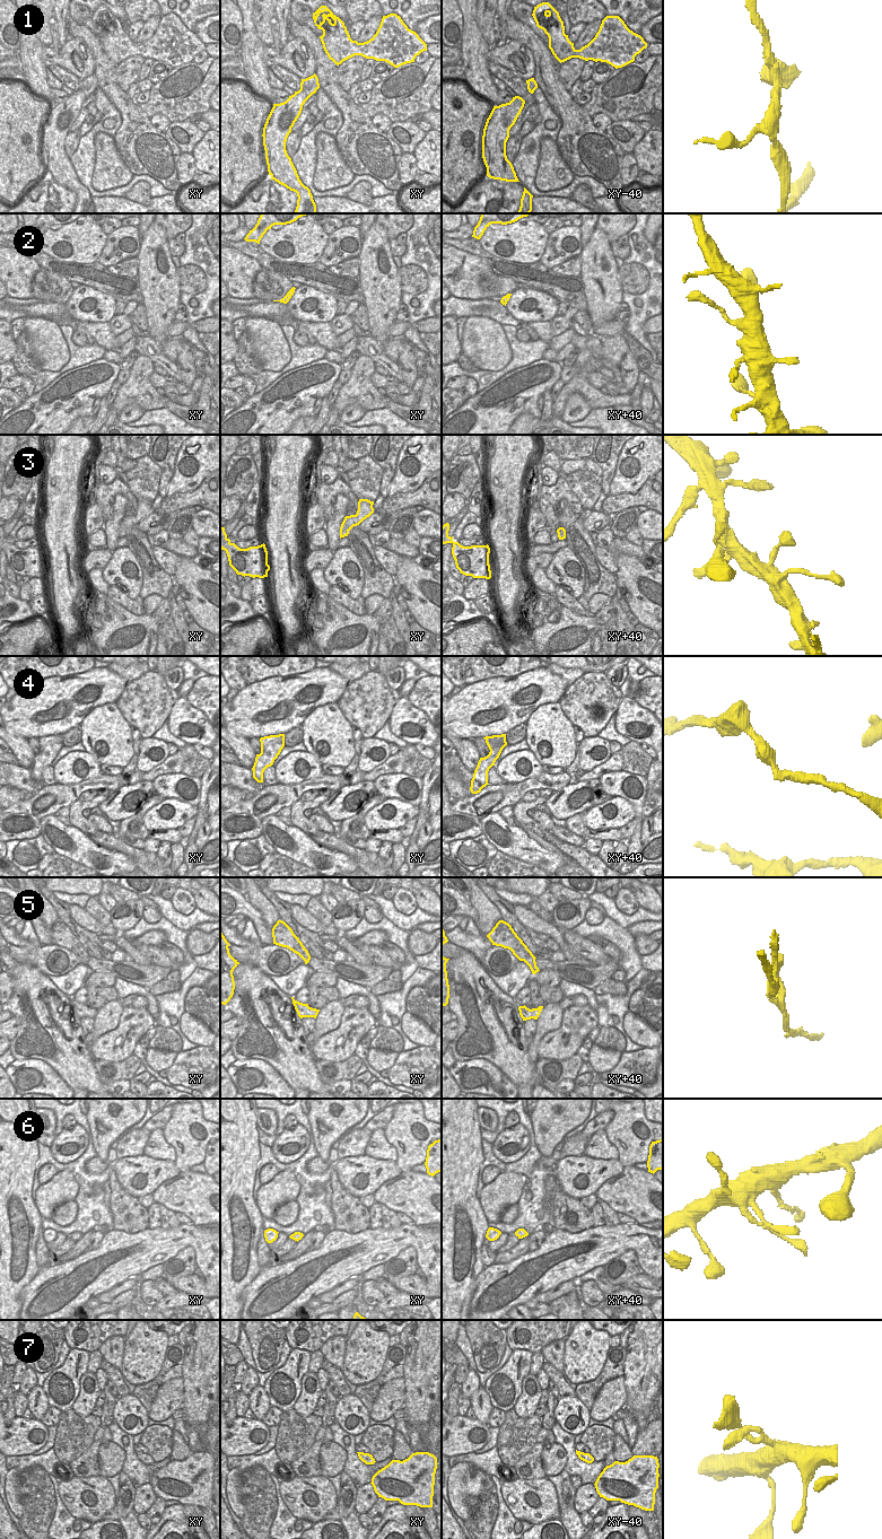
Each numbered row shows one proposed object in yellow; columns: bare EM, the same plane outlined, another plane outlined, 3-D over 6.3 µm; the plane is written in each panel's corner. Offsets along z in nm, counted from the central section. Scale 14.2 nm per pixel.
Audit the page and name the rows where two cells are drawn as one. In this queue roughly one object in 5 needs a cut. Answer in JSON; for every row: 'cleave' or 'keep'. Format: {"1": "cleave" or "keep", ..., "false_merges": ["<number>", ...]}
{"1": "keep", "2": "keep", "3": "keep", "4": "keep", "5": "keep", "6": "keep", "7": "keep", "false_merges": []}

